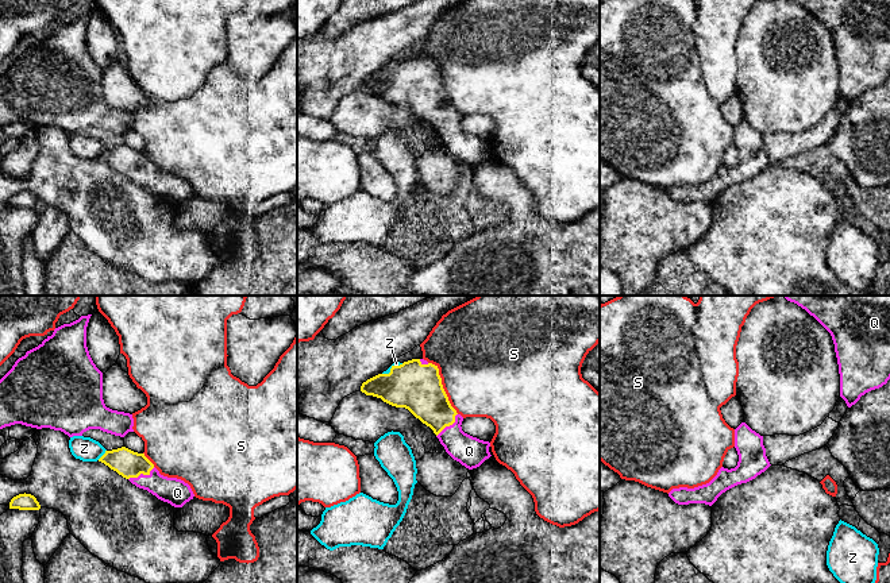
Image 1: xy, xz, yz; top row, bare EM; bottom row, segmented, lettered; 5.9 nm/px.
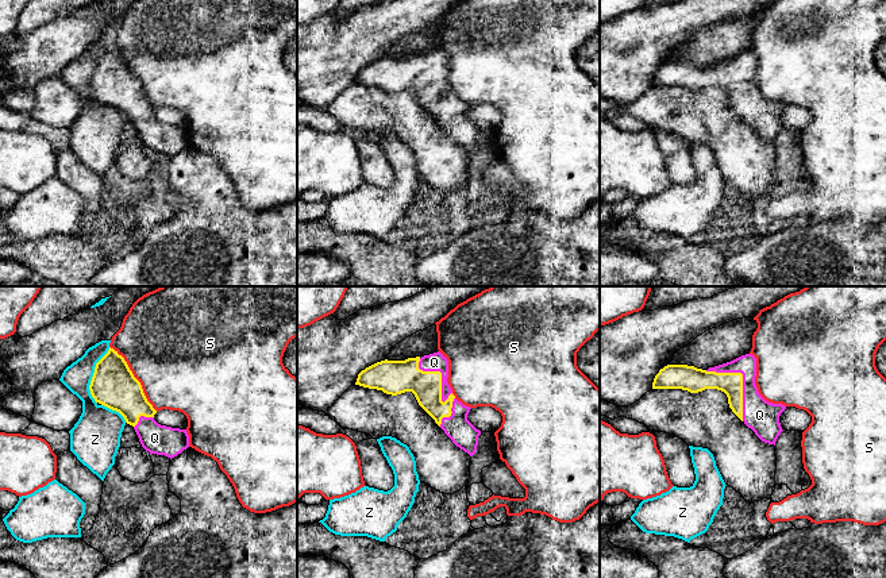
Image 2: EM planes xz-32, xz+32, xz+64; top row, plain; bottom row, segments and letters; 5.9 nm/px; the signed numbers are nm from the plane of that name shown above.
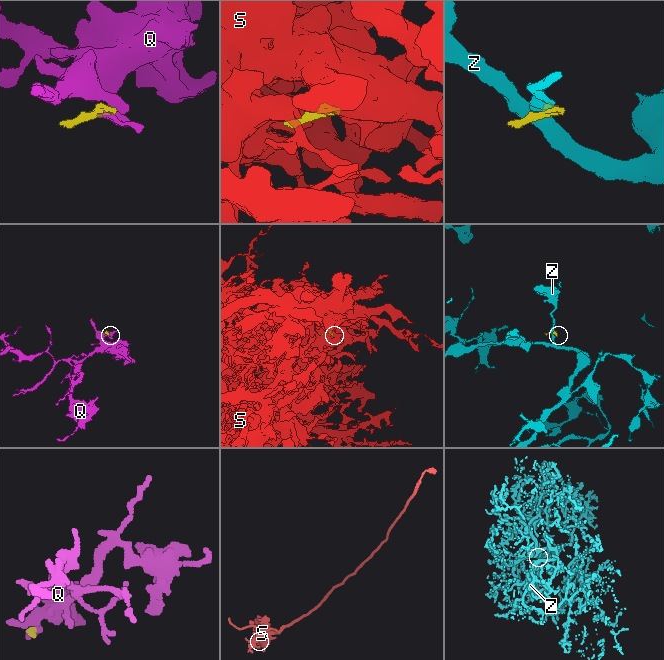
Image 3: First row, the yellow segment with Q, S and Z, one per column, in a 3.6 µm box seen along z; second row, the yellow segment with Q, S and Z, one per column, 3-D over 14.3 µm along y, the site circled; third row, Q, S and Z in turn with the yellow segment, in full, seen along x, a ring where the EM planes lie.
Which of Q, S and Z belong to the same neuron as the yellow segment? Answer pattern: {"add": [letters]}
{"add": ["Q"]}

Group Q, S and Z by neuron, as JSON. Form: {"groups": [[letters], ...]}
{"groups": [["Q"], ["S"], ["Z"]]}

